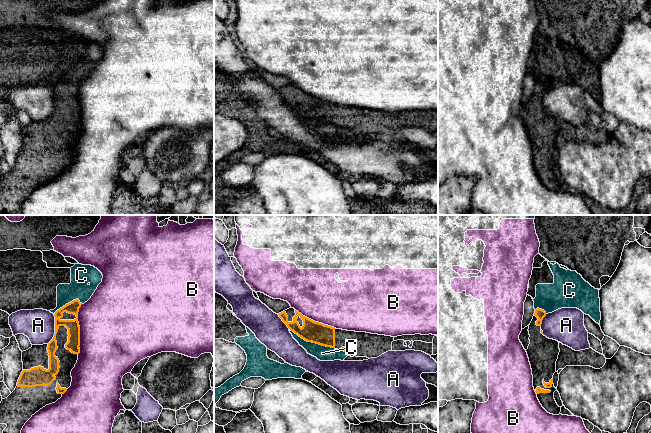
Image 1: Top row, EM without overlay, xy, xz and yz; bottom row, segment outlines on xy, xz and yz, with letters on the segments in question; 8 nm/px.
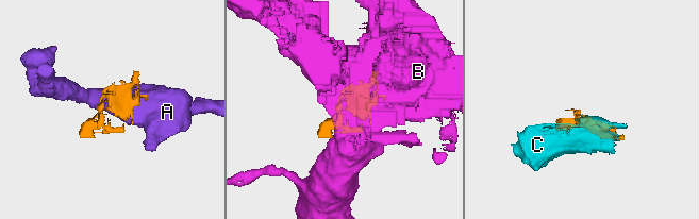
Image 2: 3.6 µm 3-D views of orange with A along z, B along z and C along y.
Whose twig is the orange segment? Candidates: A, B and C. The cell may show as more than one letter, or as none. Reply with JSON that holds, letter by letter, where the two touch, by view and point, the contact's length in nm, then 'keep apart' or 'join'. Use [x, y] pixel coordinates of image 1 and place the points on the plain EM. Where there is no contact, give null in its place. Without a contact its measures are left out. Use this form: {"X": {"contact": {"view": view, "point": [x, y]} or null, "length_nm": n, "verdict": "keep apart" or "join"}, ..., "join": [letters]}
{"A": {"contact": {"view": "xy", "point": [55, 105]}, "length_nm": 240, "verdict": "keep apart"}, "B": {"contact": {"view": "xy", "point": [79, 105]}, "length_nm": 400, "verdict": "keep apart"}, "C": {"contact": {"view": "xz", "point": [312, 118]}, "length_nm": 400, "verdict": "keep apart"}, "join": []}

